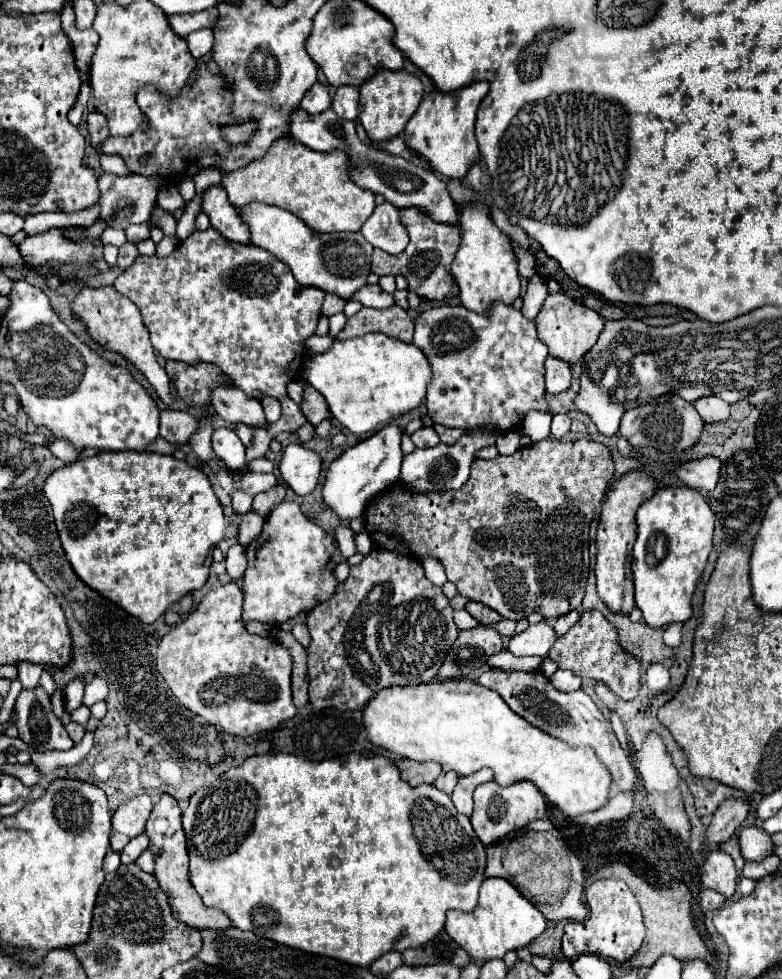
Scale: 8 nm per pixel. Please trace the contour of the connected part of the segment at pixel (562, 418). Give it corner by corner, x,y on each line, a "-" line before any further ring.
553,415
551,435
555,439
561,439
565,433
569,433
569,427
571,427
571,417
569,415

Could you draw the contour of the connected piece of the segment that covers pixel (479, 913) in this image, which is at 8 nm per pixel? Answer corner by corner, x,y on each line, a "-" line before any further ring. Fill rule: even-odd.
489,877
483,881
479,891
479,905
471,913
463,911
449,911
445,931
463,947
471,959
475,961
489,961
489,959
503,959
507,951
517,951
527,947
533,939
537,939
547,929
547,919
541,911
529,903
507,879

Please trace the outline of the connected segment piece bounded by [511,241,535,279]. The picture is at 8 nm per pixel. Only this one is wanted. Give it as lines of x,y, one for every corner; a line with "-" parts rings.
511,241
511,245
513,245
513,251
515,251
517,259
519,259
519,275
525,277
525,279
531,279
535,275
535,257
533,257
533,251
523,249
515,241

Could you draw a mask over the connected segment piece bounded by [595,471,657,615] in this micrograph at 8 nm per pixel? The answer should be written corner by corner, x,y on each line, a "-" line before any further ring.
631,471
617,479
611,489
605,495
599,529
597,529
597,565
595,565
595,577
597,577
597,593
601,601
613,611
627,615
635,603
633,603
633,573
631,573
631,555
633,555
633,543
637,537
637,525
635,525
635,513
637,507
651,499
655,495
655,481
649,475
643,475
643,471

